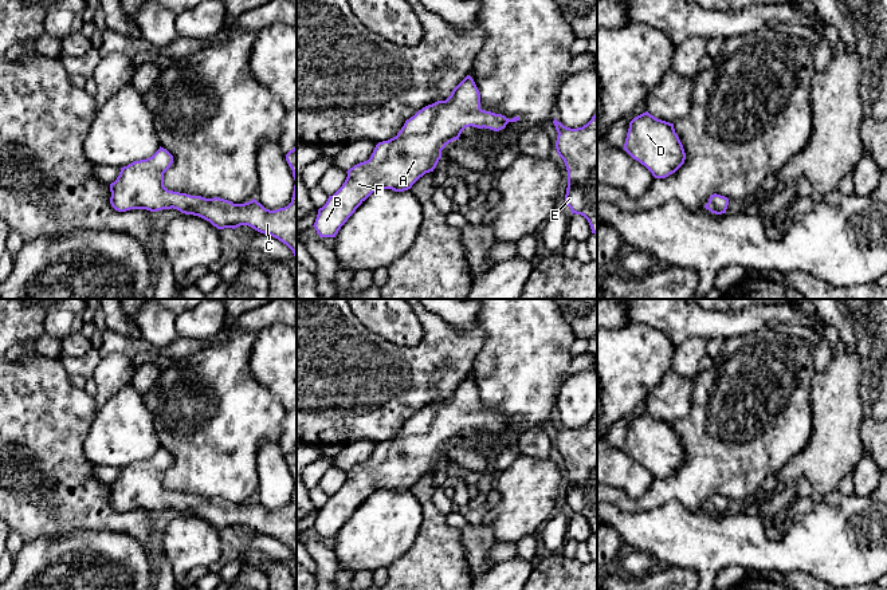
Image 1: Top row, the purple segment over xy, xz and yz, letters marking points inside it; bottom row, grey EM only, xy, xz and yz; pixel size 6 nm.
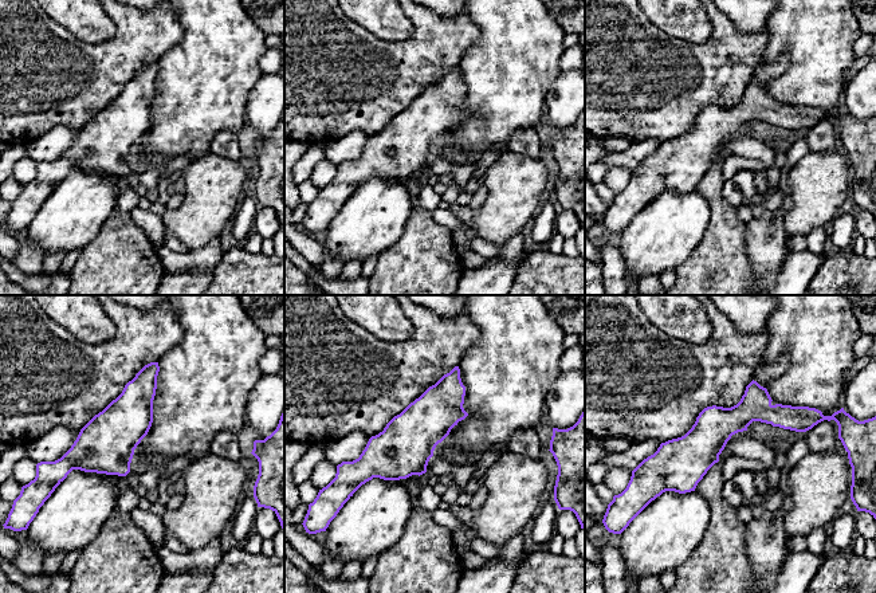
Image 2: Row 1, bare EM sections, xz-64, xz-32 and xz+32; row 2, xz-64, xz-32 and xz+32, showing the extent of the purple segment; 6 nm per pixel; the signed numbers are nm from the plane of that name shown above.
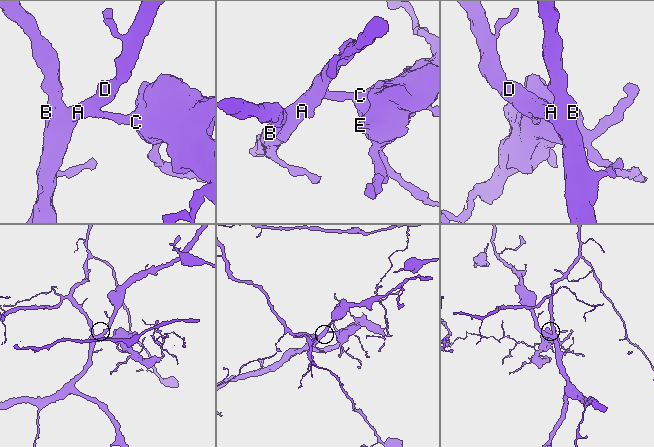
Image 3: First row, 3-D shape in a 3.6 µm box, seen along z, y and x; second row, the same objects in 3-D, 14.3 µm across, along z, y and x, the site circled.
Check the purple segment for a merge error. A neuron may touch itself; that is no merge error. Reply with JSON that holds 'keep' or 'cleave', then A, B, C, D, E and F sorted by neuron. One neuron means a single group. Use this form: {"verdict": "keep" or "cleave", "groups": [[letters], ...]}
{"verdict": "keep", "groups": [["A", "B", "C", "D", "E", "F"]]}

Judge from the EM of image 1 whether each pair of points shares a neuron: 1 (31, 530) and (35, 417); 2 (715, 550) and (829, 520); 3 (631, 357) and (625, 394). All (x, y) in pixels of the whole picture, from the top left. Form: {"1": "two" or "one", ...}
{"1": "one", "2": "one", "3": "one"}

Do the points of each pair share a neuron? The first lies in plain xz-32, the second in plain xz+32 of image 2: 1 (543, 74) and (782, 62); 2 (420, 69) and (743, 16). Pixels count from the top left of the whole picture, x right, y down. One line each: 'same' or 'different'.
1: different
2: different

